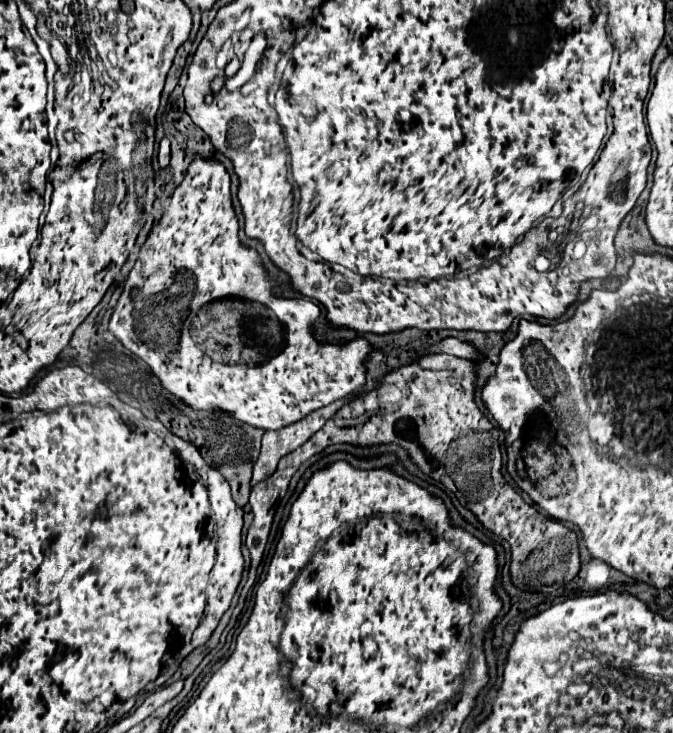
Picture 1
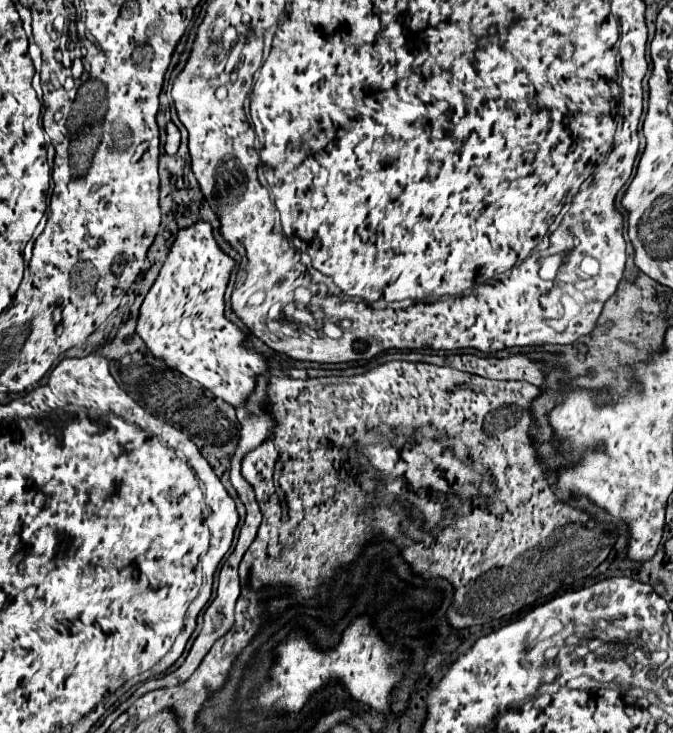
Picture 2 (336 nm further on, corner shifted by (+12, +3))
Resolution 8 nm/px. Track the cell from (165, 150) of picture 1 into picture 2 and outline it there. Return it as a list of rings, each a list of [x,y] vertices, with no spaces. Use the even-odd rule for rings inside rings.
[[[168,123],[166,133],[168,133],[168,139],[166,139],[164,149],[166,149],[166,153],[168,153],[168,155],[174,155],[174,153],[178,151],[180,145],[180,131],[174,123]]]

